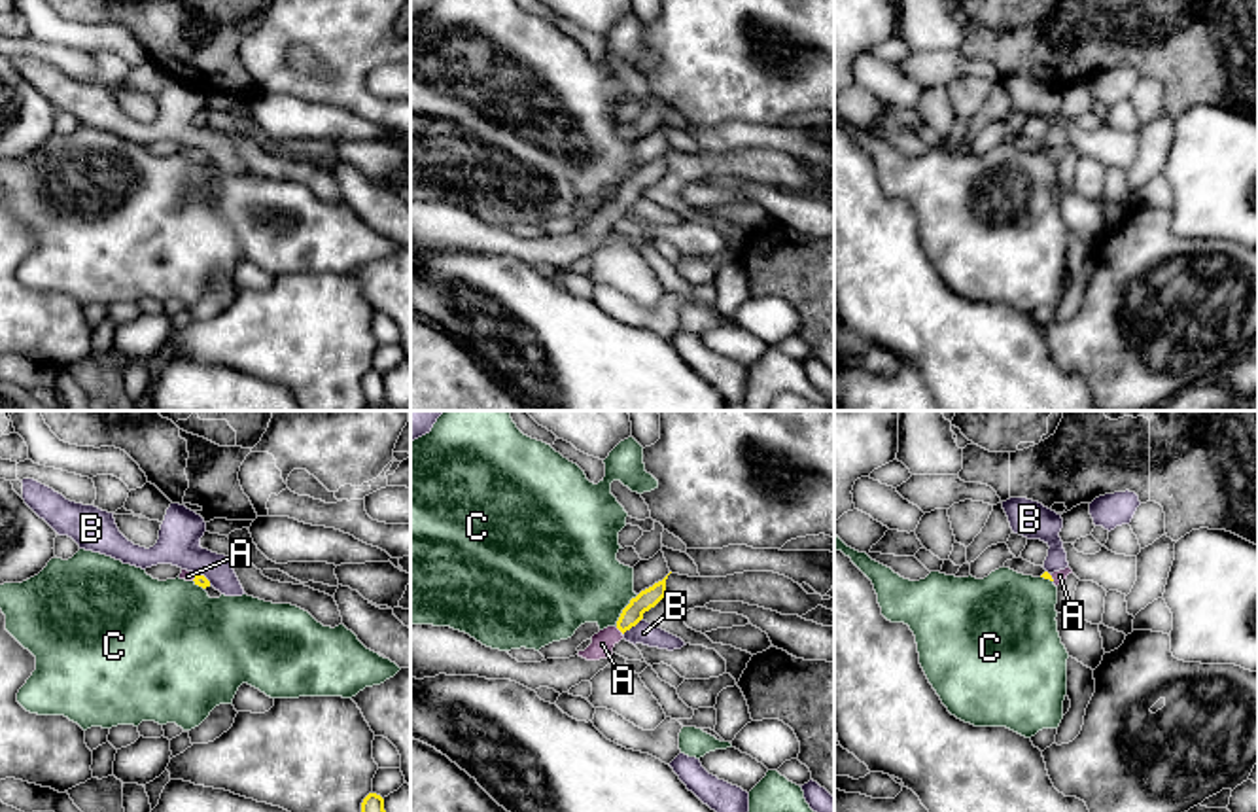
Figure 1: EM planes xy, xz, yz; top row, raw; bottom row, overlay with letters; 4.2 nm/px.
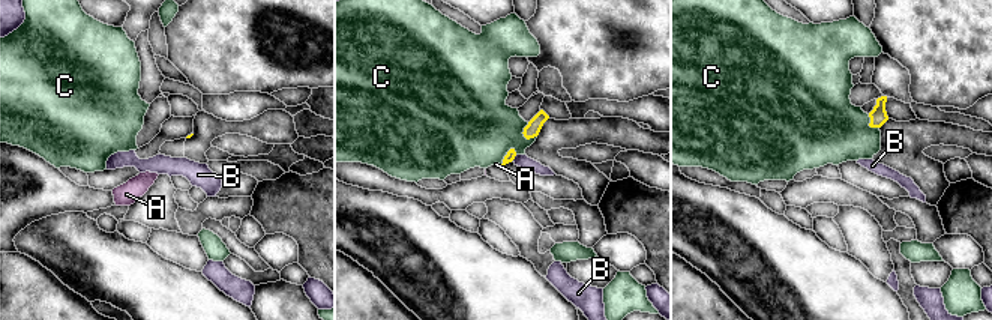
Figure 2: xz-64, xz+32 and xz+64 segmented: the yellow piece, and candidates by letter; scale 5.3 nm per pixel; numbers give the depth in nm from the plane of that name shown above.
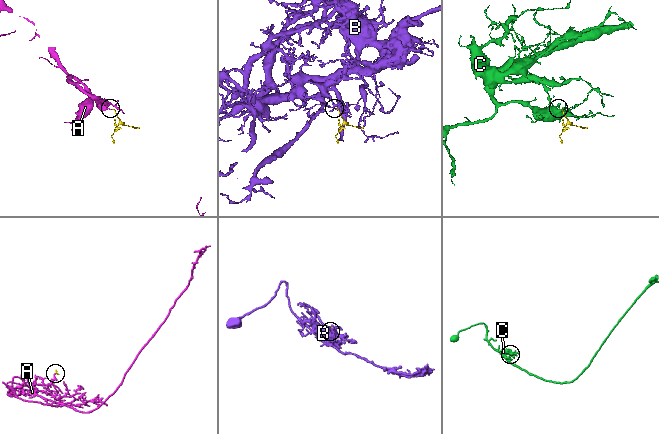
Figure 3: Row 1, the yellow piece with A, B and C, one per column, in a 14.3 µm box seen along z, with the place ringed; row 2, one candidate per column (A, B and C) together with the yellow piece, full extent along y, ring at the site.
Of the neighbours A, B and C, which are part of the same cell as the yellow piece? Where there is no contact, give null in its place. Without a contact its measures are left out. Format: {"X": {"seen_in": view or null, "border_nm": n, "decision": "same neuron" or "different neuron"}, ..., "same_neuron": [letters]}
{"A": {"seen_in": "xz", "border_nm": 50, "decision": "same neuron"}, "B": {"seen_in": "xz", "border_nm": 120, "decision": "different neuron"}, "C": {"seen_in": "xz", "border_nm": 170, "decision": "different neuron"}, "same_neuron": ["A"]}

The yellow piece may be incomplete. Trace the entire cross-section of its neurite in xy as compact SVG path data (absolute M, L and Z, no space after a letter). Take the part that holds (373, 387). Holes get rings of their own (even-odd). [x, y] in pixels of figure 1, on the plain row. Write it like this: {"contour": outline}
{"contour": "M369 369L361 379L361 390L369 411L378 411L386 405L386 386L380 371Z"}

